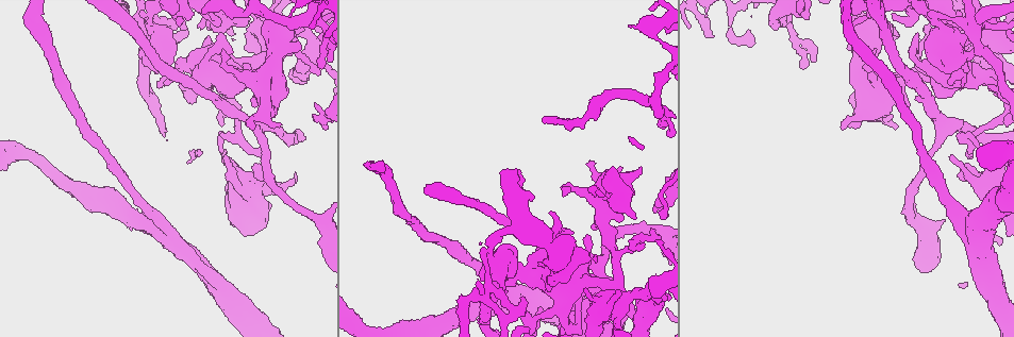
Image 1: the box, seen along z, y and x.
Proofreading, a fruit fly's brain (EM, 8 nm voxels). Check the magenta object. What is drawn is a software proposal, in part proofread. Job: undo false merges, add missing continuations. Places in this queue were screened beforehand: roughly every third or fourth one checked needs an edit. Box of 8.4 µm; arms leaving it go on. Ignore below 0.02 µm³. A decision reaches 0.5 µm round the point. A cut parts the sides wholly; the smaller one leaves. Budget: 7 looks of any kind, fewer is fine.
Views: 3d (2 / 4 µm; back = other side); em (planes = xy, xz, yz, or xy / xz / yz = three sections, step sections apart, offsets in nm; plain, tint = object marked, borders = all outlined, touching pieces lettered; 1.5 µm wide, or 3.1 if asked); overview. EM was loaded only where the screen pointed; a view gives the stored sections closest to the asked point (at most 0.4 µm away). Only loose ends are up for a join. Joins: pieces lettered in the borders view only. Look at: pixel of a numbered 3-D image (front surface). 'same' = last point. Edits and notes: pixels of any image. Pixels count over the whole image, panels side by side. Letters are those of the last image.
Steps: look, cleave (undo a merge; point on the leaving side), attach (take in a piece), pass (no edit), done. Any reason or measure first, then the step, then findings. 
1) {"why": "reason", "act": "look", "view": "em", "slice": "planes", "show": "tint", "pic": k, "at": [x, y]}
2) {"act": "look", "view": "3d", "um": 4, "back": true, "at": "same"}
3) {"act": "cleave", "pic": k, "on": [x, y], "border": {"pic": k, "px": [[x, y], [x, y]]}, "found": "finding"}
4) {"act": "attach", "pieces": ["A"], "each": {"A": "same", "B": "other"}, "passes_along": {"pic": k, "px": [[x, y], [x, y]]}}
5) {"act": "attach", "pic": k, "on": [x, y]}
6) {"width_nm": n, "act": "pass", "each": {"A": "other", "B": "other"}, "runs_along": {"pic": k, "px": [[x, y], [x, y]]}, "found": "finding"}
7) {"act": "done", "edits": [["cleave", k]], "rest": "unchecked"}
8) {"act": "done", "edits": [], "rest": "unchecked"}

{"why": "free end", "act": "look", "view": "3d", "um": 4, "pic": 1, "at": [255, 175]}

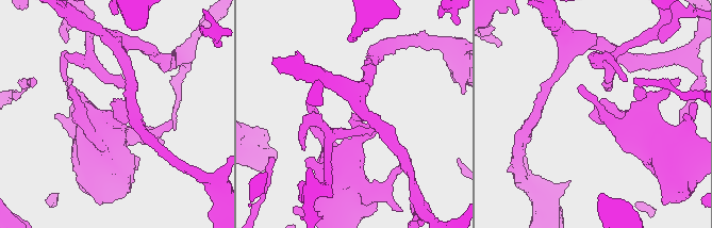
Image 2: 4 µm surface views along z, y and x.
{"why": "now the EM", "act": "look", "view": "em", "slice": "xy", "step": 4, "show": "borders", "pic": 2, "at": [113, 115]}

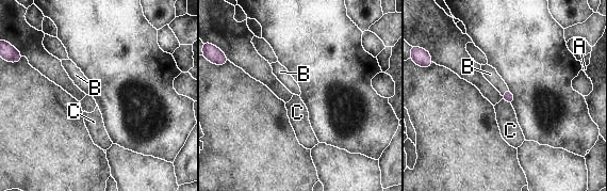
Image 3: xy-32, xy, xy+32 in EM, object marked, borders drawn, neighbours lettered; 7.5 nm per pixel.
{"act": "look", "view": "em", "slice": "planes", "show": "borders", "at": "same"}

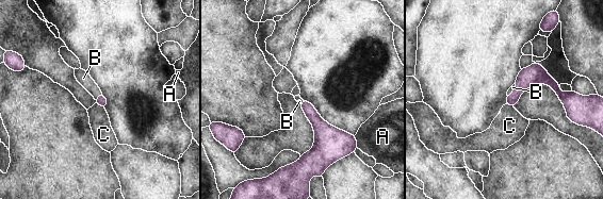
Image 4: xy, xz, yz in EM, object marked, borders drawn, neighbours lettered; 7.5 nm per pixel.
{"longest_contact_nm": ["A", 100], "act": "attach", "pieces": ["B"], "each": {"A": "other", "B": "same", "C": "other"}, "passes_along": {"pic": 4, "px": [[101, 100], [97, 97], [83, 78]]}, "found": "the cell continues"}

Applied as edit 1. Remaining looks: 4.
{"why": "redraw", "act": "look", "view": "overview"}

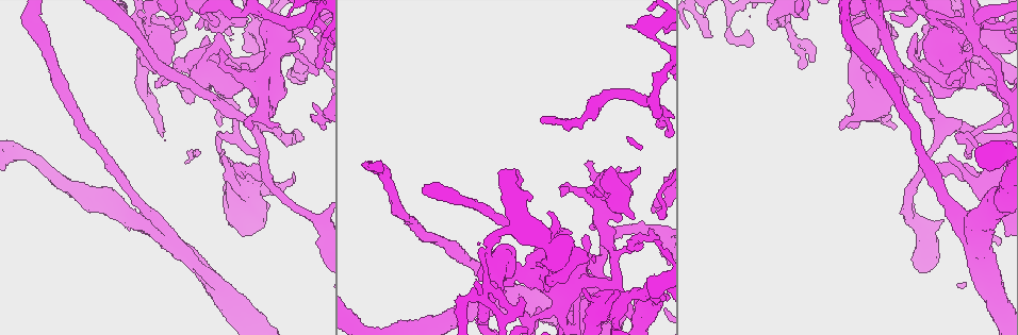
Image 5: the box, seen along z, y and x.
{"why": "branch stops here", "act": "look", "view": "em", "slice": "xy", "step": 8, "show": "tint", "pic": 5, "at": [907, 105]}

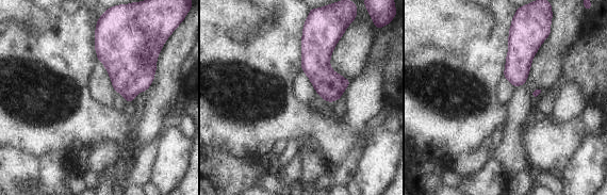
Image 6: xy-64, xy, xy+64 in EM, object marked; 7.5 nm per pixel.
{"act": "look", "view": "em", "slice": "planes", "show": "borders", "at": "same"}

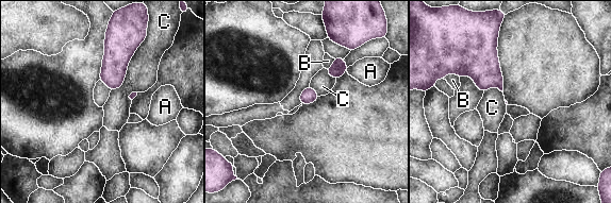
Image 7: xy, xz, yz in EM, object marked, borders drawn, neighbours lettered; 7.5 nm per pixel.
{"act": "pass", "each": {"A": "other", "B": "other", "C": "other"}, "found": "none of them fits"}

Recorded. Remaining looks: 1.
{"act": "done", "edits": [["attach", 4]], "rest": "unchecked"}

